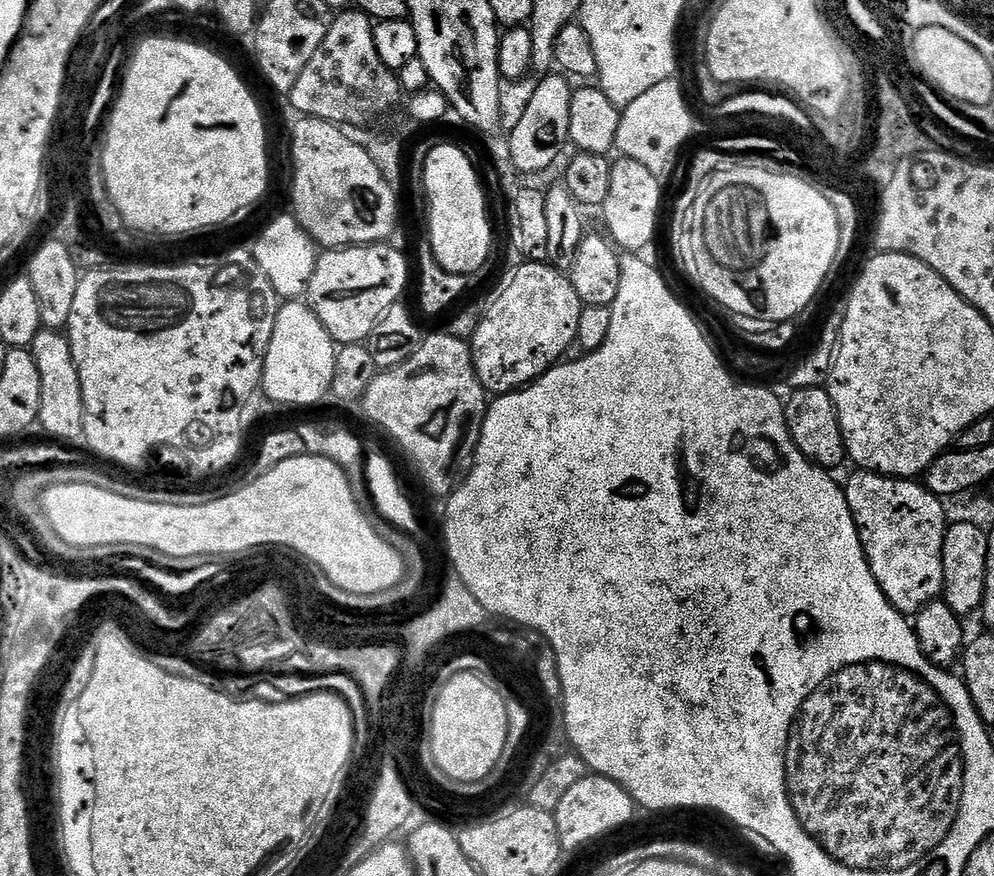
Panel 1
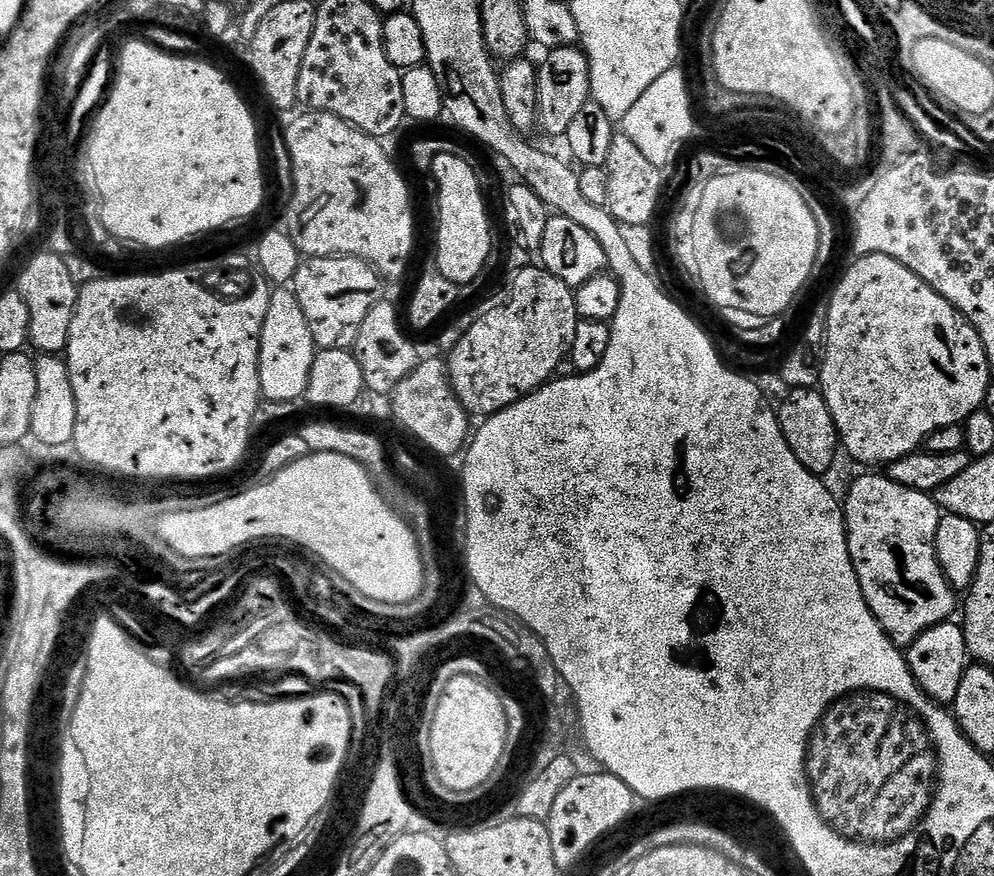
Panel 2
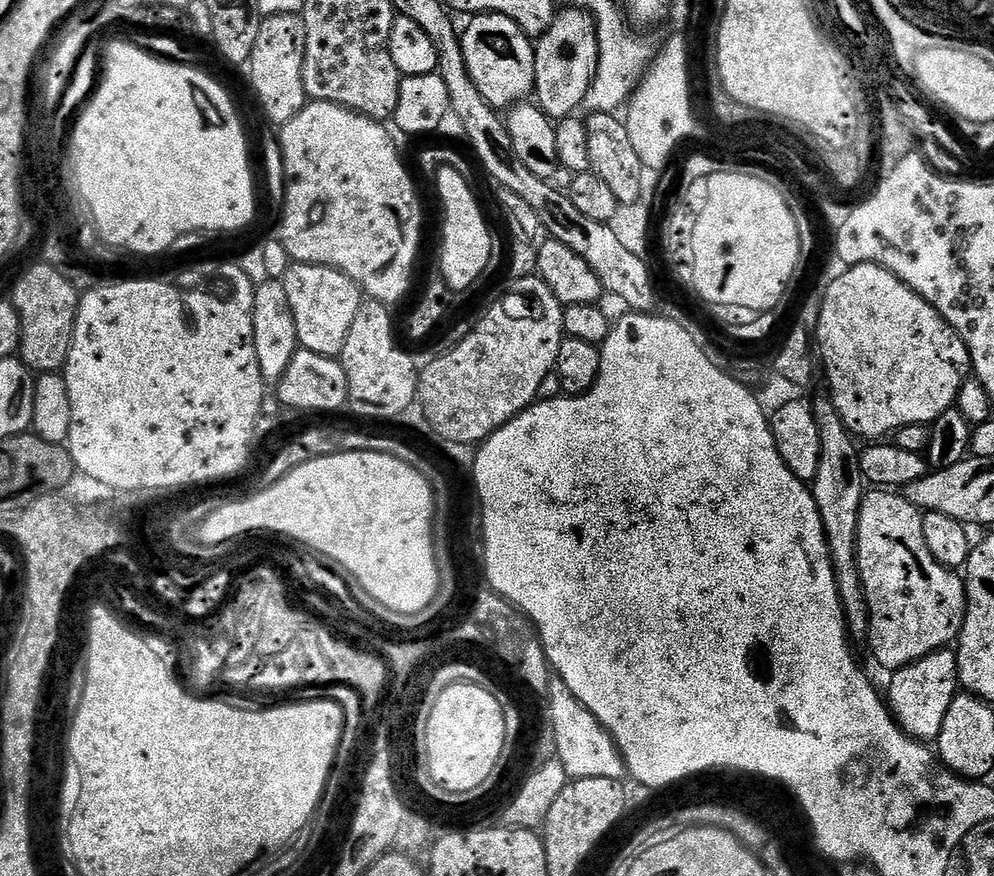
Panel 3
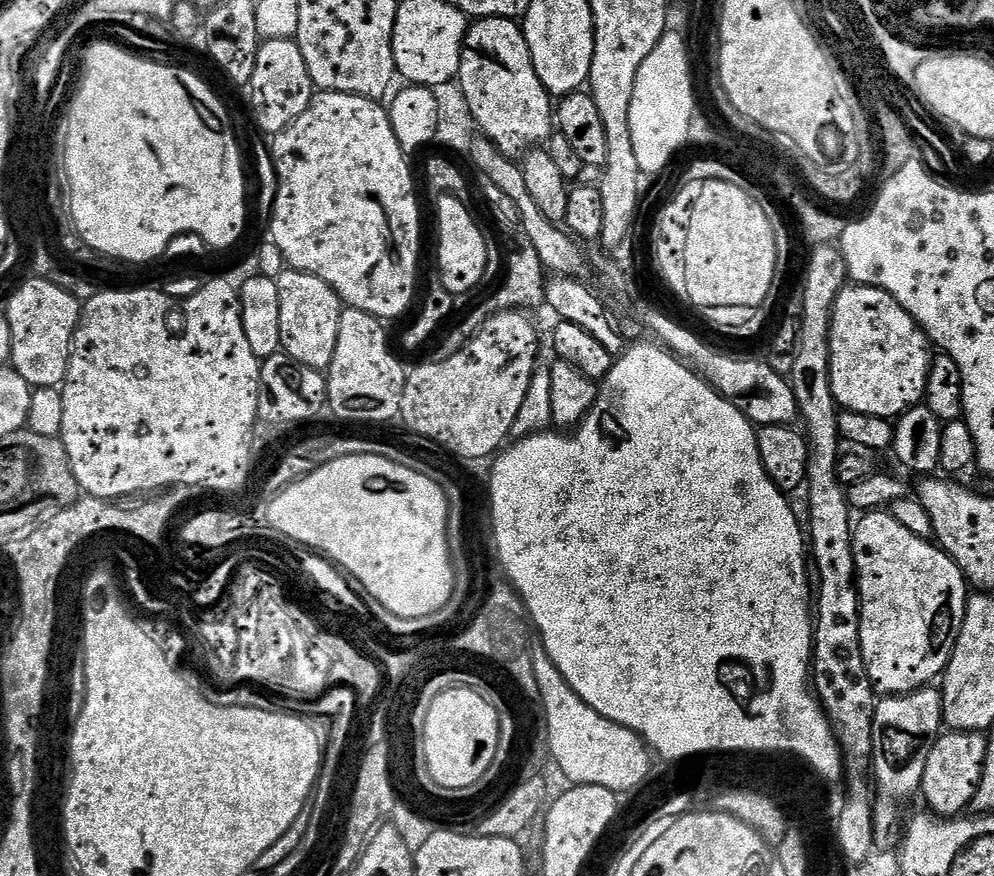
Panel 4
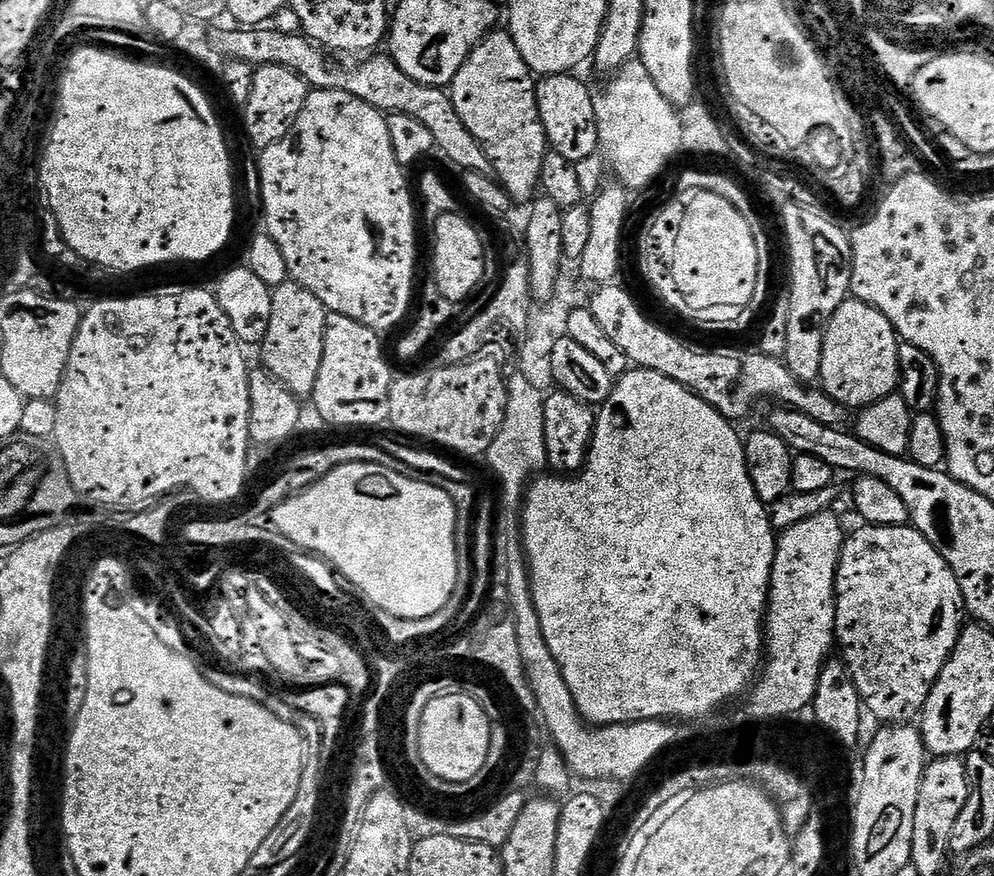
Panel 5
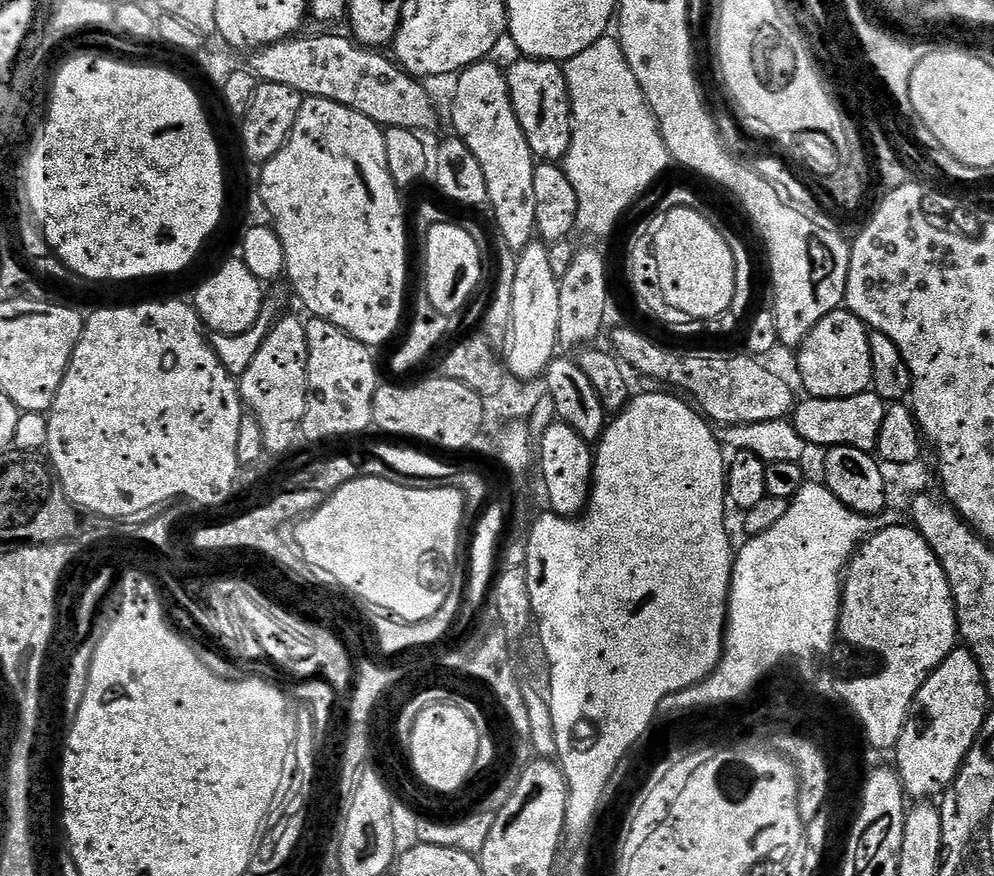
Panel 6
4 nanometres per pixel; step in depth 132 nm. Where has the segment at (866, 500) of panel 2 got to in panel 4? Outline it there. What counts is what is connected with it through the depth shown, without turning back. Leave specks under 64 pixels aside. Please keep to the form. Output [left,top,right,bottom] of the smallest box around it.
[852,510,970,697]

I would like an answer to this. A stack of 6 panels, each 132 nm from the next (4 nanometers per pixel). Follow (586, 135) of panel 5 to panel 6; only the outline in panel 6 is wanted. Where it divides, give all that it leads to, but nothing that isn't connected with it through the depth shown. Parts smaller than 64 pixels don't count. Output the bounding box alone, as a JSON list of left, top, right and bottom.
[506,58,572,162]

